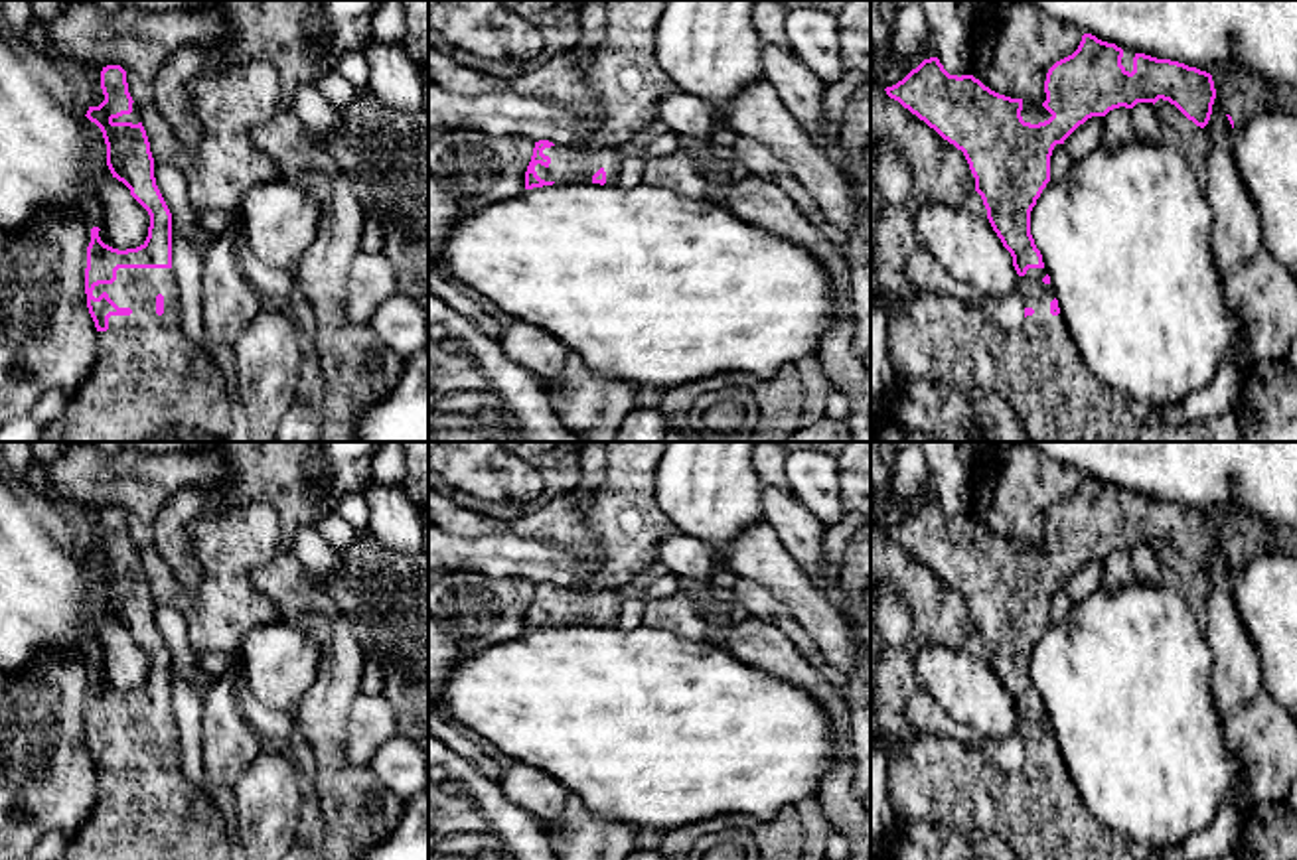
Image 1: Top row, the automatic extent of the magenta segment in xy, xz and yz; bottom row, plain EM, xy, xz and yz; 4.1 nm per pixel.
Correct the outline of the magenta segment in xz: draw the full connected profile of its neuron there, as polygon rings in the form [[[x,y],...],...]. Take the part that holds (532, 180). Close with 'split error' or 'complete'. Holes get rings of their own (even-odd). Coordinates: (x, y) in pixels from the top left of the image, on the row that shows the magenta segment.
[[[539,140],[525,172],[525,189],[553,183],[614,185],[622,158],[612,148],[576,148]]]; split error

